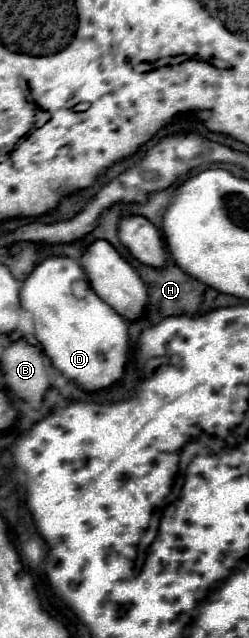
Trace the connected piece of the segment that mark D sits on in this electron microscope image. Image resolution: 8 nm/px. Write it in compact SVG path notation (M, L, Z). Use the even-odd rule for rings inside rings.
M49 256L29 274L21 288L21 306L33 314L35 338L51 364L85 392L111 388L125 376L129 358L127 322L91 290L73 258Z

